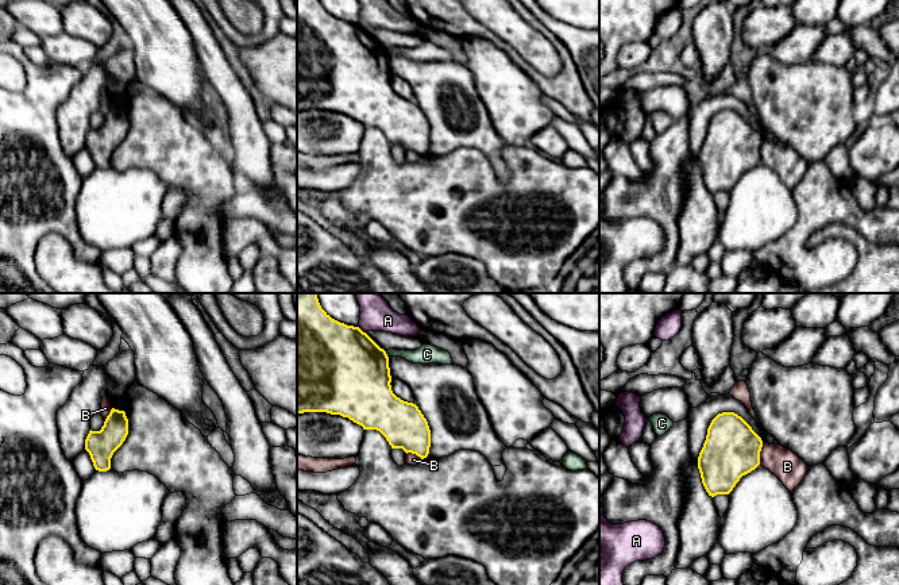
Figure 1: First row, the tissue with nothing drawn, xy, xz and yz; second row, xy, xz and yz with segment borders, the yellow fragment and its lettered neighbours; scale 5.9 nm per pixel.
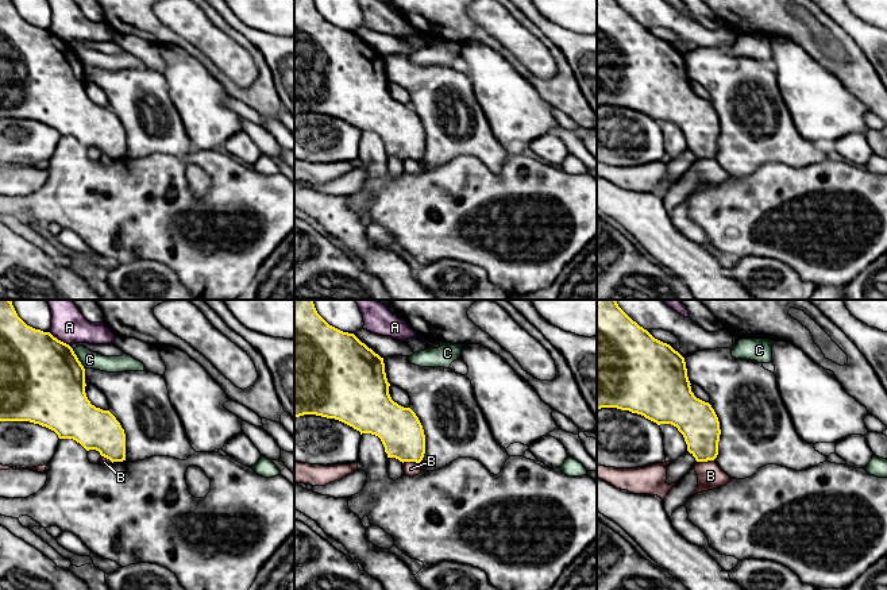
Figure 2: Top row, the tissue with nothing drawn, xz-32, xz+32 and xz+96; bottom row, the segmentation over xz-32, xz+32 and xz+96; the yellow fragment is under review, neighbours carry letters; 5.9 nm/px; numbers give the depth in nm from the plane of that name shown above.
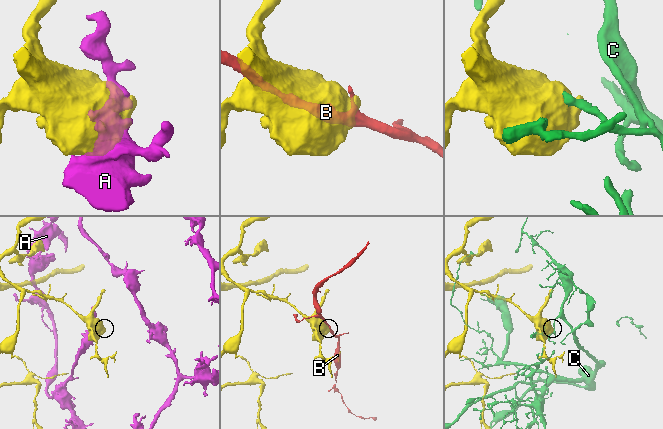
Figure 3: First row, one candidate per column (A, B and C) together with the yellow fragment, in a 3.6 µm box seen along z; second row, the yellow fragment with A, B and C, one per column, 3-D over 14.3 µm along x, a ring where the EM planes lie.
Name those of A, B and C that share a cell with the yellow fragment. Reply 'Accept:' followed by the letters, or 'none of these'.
Accept: none of these

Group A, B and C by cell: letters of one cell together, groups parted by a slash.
A / B / C

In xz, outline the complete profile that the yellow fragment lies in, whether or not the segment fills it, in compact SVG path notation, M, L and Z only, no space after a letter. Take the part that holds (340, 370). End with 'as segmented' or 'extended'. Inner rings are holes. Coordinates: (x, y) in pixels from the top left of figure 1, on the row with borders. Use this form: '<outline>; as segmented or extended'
M297 293L297 413L327 412L348 417L363 430L379 431L391 449L402 449L421 459L431 447L431 430L427 419L413 403L397 397L391 390L389 357L359 327L332 319L320 305L317 293Z; as segmented

